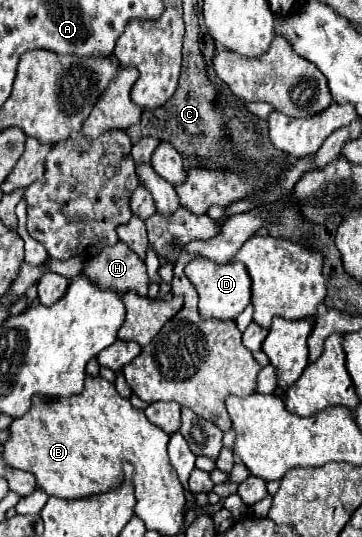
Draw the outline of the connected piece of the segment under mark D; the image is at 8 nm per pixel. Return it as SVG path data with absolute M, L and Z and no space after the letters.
M194 258L184 272L200 296L198 310L202 318L234 320L250 304L250 276L242 264L214 264L206 258Z

